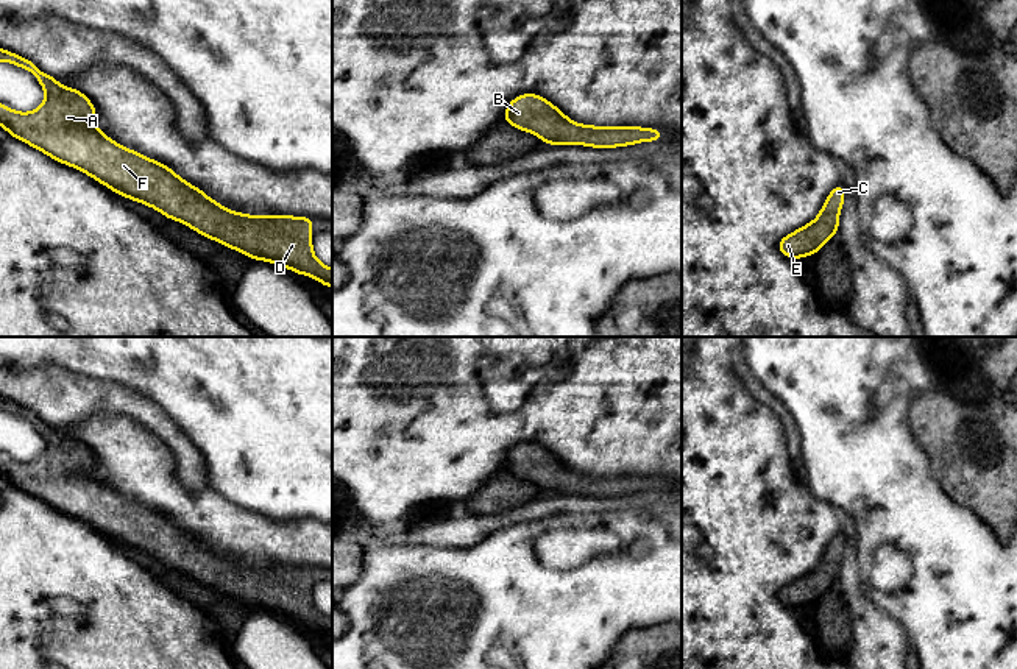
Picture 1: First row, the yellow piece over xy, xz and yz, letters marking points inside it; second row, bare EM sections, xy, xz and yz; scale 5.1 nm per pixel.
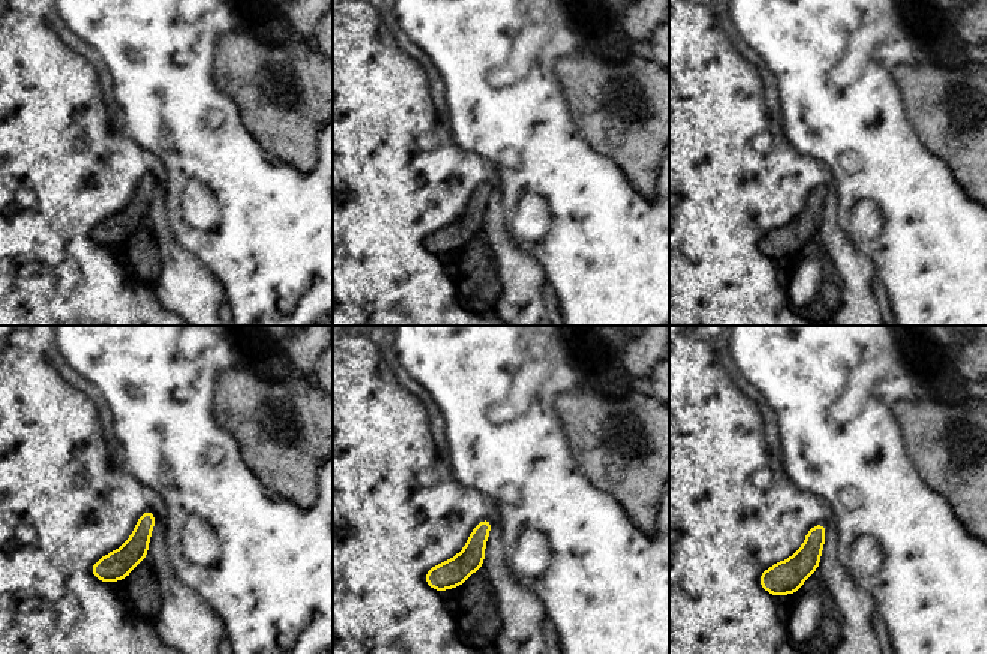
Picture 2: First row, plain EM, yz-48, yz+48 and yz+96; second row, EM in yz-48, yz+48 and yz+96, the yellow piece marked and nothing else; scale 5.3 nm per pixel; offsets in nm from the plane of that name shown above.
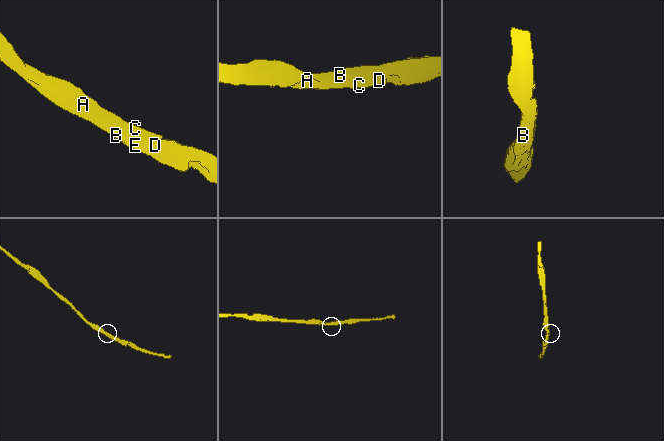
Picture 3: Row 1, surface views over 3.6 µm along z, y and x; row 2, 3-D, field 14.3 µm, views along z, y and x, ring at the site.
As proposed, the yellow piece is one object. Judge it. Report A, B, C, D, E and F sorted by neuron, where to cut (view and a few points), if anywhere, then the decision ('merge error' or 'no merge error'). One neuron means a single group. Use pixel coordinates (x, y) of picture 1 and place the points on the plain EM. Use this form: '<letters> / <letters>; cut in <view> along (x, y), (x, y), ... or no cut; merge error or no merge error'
A B C D E F; no cut; no merge error

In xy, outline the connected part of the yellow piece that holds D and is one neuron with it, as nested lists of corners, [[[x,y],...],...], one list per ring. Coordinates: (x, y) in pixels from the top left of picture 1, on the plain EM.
[[[0,398],[0,410],[33,423],[47,444],[45,451],[31,462],[16,462],[0,452],[0,476],[11,487],[20,488],[51,508],[92,526],[117,544],[147,554],[164,566],[181,571],[198,583],[240,600],[253,610],[281,614],[332,638],[332,618],[323,614],[312,599],[314,580],[310,575],[315,574],[315,568],[232,561],[209,547],[201,538],[179,527],[170,516],[109,488],[95,476],[94,452],[75,437],[62,437],[56,427],[44,423],[31,409],[5,398]]]

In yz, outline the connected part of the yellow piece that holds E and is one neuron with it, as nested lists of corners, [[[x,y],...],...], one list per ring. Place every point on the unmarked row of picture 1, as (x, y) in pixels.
[[[836,533],[819,565],[808,574],[778,589],[778,600],[794,610],[814,605],[839,579],[839,560],[844,555],[845,535]]]

